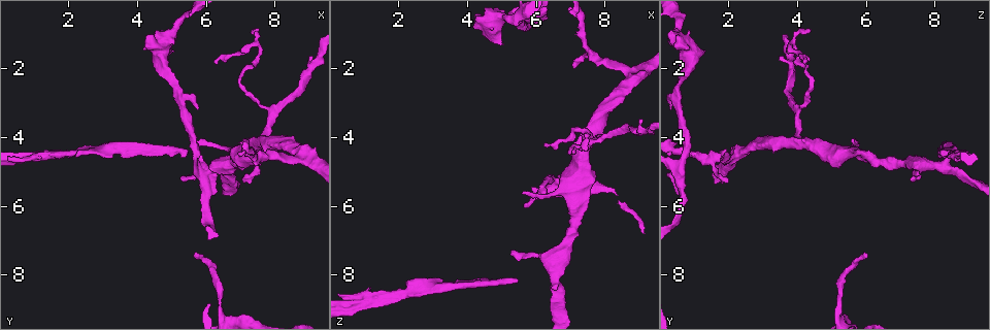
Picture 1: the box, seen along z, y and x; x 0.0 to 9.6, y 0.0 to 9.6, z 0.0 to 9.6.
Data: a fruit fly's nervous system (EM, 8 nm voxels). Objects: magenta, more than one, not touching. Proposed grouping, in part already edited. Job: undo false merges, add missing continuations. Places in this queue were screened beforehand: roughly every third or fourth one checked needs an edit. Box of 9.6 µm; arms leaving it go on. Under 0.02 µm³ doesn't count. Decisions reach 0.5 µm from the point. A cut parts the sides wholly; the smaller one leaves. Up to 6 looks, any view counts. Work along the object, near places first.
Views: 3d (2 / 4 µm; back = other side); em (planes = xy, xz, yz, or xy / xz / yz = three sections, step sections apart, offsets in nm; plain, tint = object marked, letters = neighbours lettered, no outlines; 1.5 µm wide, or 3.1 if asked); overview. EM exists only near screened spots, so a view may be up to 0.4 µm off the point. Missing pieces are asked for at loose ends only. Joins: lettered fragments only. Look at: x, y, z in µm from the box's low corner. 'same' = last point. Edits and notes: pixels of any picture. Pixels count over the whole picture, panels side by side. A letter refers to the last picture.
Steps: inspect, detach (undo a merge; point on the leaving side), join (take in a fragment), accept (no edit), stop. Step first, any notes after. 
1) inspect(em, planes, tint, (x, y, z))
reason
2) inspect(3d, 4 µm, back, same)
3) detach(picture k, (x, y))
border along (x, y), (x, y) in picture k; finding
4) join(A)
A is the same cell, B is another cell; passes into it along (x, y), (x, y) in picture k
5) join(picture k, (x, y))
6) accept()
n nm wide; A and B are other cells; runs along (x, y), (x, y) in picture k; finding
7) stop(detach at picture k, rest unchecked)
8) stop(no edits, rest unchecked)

inspect(3d, 4 µm, (7.45, 0.85, 4.35))
thin end

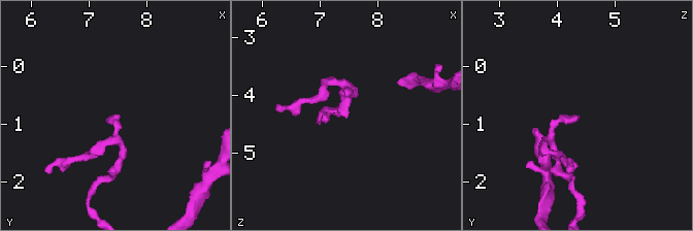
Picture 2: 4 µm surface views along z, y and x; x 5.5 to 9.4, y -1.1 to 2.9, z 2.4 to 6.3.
inspect(em, xy, step 8, tint, (7.50, 0.85, 4.40))

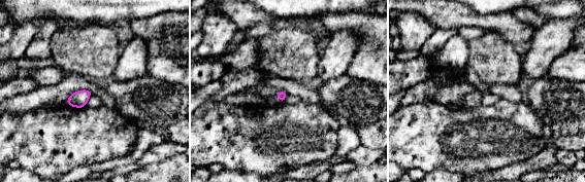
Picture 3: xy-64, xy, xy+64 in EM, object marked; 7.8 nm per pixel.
inspect(em, planes, letters, same)
cut it another way

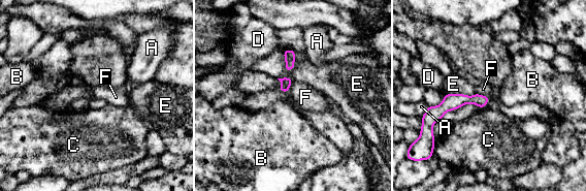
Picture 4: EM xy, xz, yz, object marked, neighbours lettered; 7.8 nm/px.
accept()
A, B, C, D, E and F are other cells; border along (476, 92), (489, 97) in picture 4; no lettered fragment goes on from it

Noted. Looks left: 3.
inspect(em, planes, tint, (8.00, 3.20, 4.00))
three arms meet

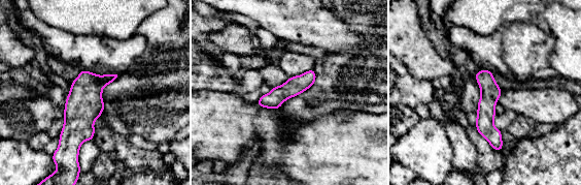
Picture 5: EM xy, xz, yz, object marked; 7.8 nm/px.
inspect(em, planes, letters, same)

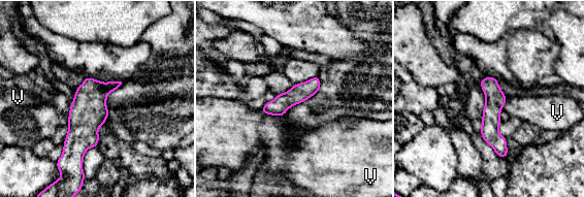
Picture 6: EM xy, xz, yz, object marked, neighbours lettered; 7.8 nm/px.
accept()
V is another cell; runs along (488, 79), (491, 135), (504, 155) in picture 6; all the same neuron

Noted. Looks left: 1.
stop(no edits, rest unchecked)

